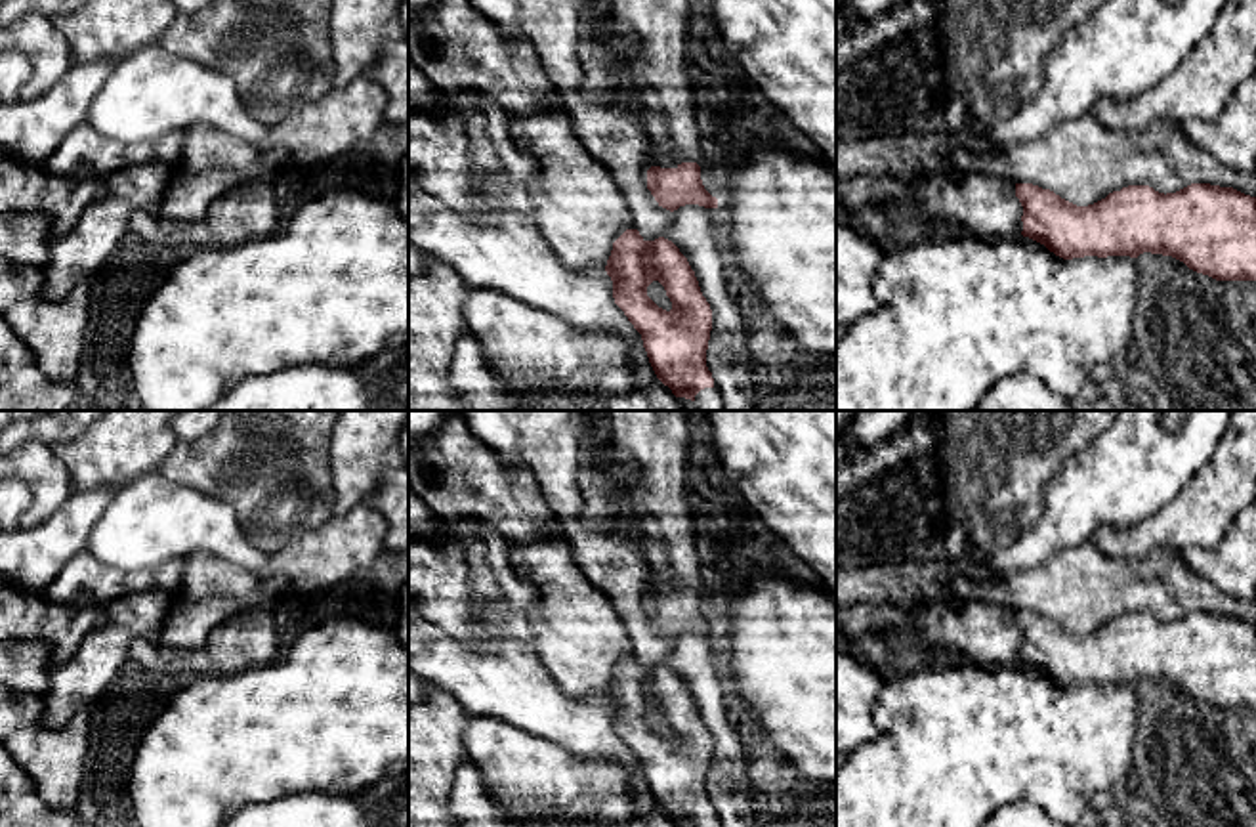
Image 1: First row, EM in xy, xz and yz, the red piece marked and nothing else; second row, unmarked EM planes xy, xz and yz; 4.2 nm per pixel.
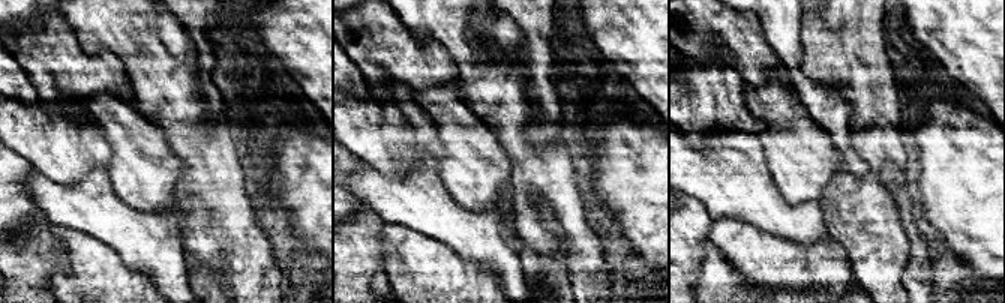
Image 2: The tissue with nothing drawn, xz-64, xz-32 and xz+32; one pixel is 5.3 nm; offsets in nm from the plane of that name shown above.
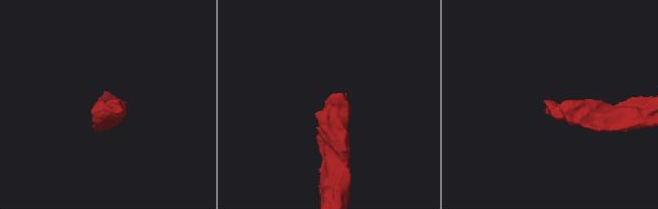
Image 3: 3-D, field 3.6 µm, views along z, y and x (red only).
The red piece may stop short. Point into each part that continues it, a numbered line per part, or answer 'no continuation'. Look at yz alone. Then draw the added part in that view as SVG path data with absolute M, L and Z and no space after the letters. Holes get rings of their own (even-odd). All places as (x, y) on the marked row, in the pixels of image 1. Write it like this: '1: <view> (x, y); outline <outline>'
1: yz (982, 205); outline M966 172L962 180L928 176L911 183L869 176L836 181L836 212L848 218L865 204L893 210L897 218L907 206L907 218L920 220L926 214L935 223L960 225L983 241L1023 237L1015 183L981 172Z

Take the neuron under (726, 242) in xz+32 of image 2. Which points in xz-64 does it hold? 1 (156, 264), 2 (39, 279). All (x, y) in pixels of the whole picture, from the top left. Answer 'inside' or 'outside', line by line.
1: outside
2: outside

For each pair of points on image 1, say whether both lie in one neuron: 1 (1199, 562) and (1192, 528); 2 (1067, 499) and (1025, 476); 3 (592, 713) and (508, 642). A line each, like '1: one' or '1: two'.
1: two
2: two
3: one

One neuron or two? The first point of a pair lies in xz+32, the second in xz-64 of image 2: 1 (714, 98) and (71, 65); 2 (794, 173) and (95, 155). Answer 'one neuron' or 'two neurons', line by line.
1: two neurons
2: two neurons

